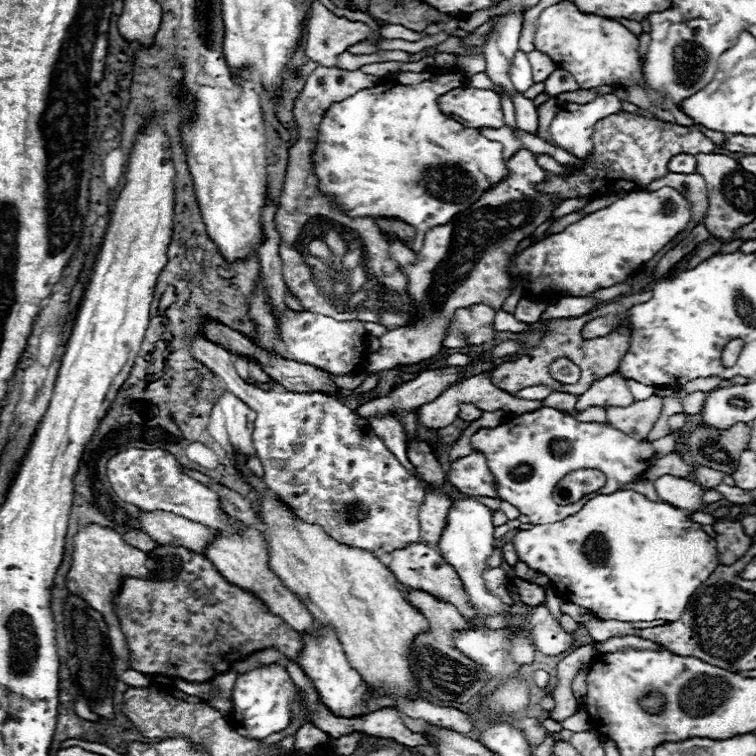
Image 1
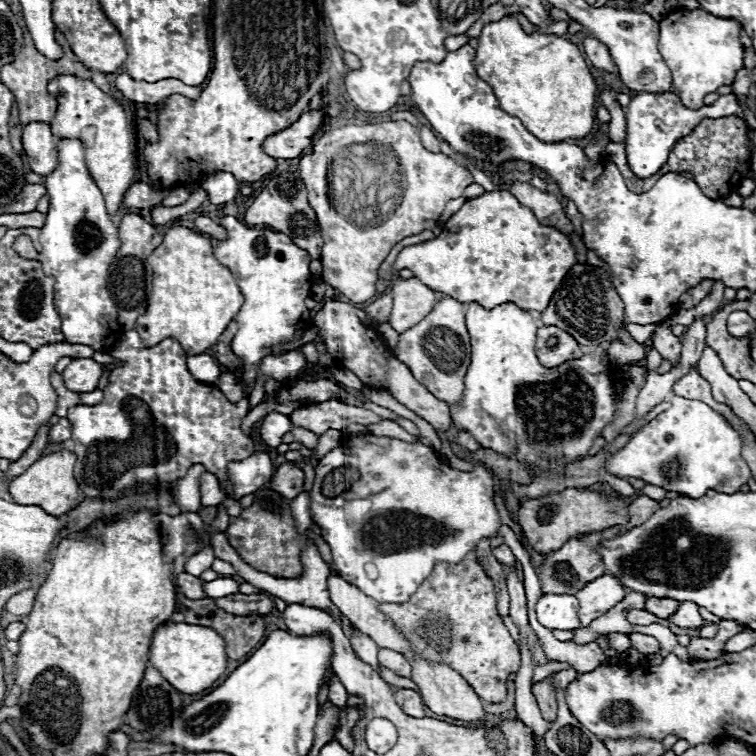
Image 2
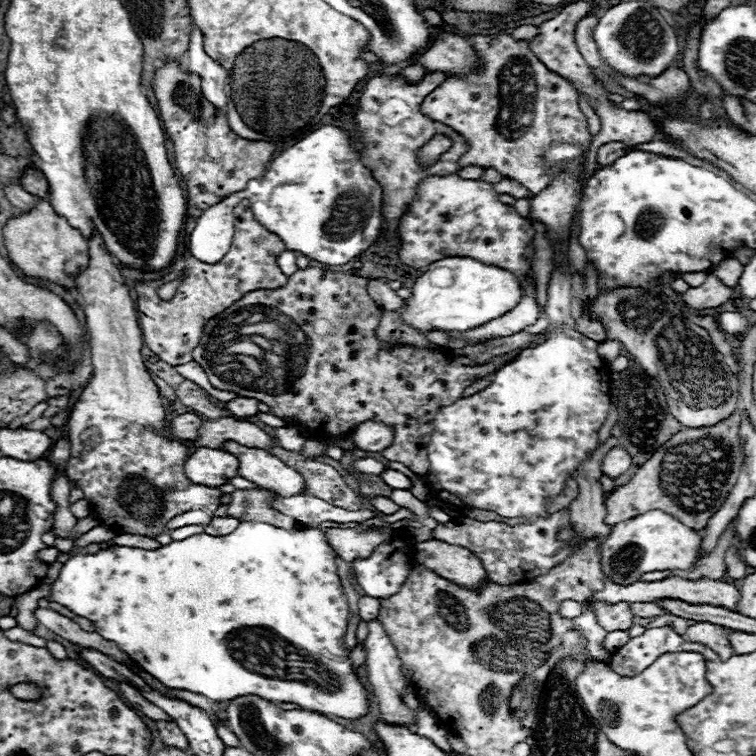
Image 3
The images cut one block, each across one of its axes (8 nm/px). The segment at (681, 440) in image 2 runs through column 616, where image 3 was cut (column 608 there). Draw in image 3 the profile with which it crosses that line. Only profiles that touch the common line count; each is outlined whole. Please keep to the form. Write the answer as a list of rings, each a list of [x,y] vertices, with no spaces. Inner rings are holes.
[[[616,446],[604,456],[602,474],[610,476],[610,478],[616,478],[616,476],[624,474],[630,466],[632,466],[632,456],[622,446]]]

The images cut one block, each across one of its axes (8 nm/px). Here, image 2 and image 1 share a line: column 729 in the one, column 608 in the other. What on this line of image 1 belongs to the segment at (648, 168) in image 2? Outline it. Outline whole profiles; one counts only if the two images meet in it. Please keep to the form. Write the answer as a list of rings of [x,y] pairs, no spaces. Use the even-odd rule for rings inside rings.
[[[614,94],[600,96],[600,104],[566,104],[560,114],[554,116],[548,132],[554,146],[582,158],[592,150],[594,124],[606,116],[622,112],[622,104]]]

